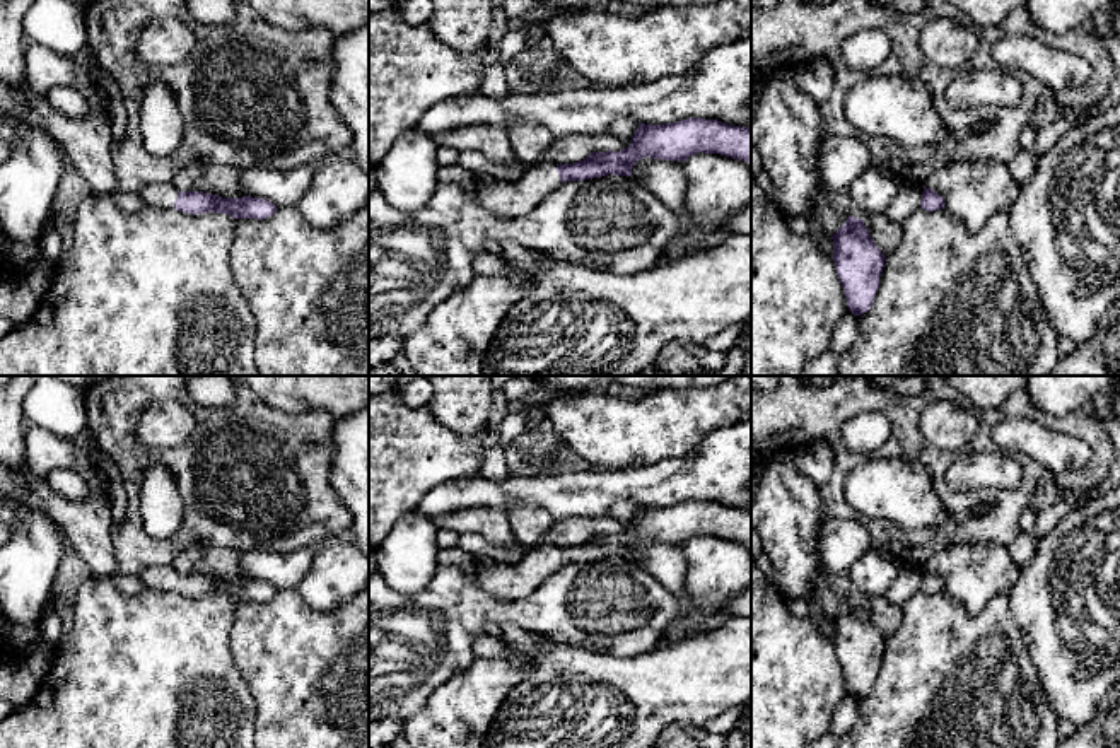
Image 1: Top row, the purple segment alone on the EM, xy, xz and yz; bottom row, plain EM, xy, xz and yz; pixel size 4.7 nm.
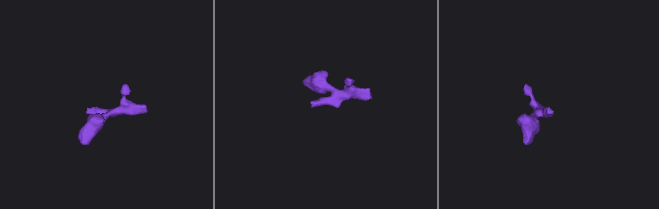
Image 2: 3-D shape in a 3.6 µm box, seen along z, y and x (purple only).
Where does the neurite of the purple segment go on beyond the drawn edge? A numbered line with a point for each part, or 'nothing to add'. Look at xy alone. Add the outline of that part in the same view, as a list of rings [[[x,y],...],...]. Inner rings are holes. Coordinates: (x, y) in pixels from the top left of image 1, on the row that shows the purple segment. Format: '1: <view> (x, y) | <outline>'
1: xy (157, 195) | [[[172,183],[152,184],[147,186],[142,193],[142,198],[147,205],[155,208],[172,208],[174,200],[178,198],[178,190]]]

